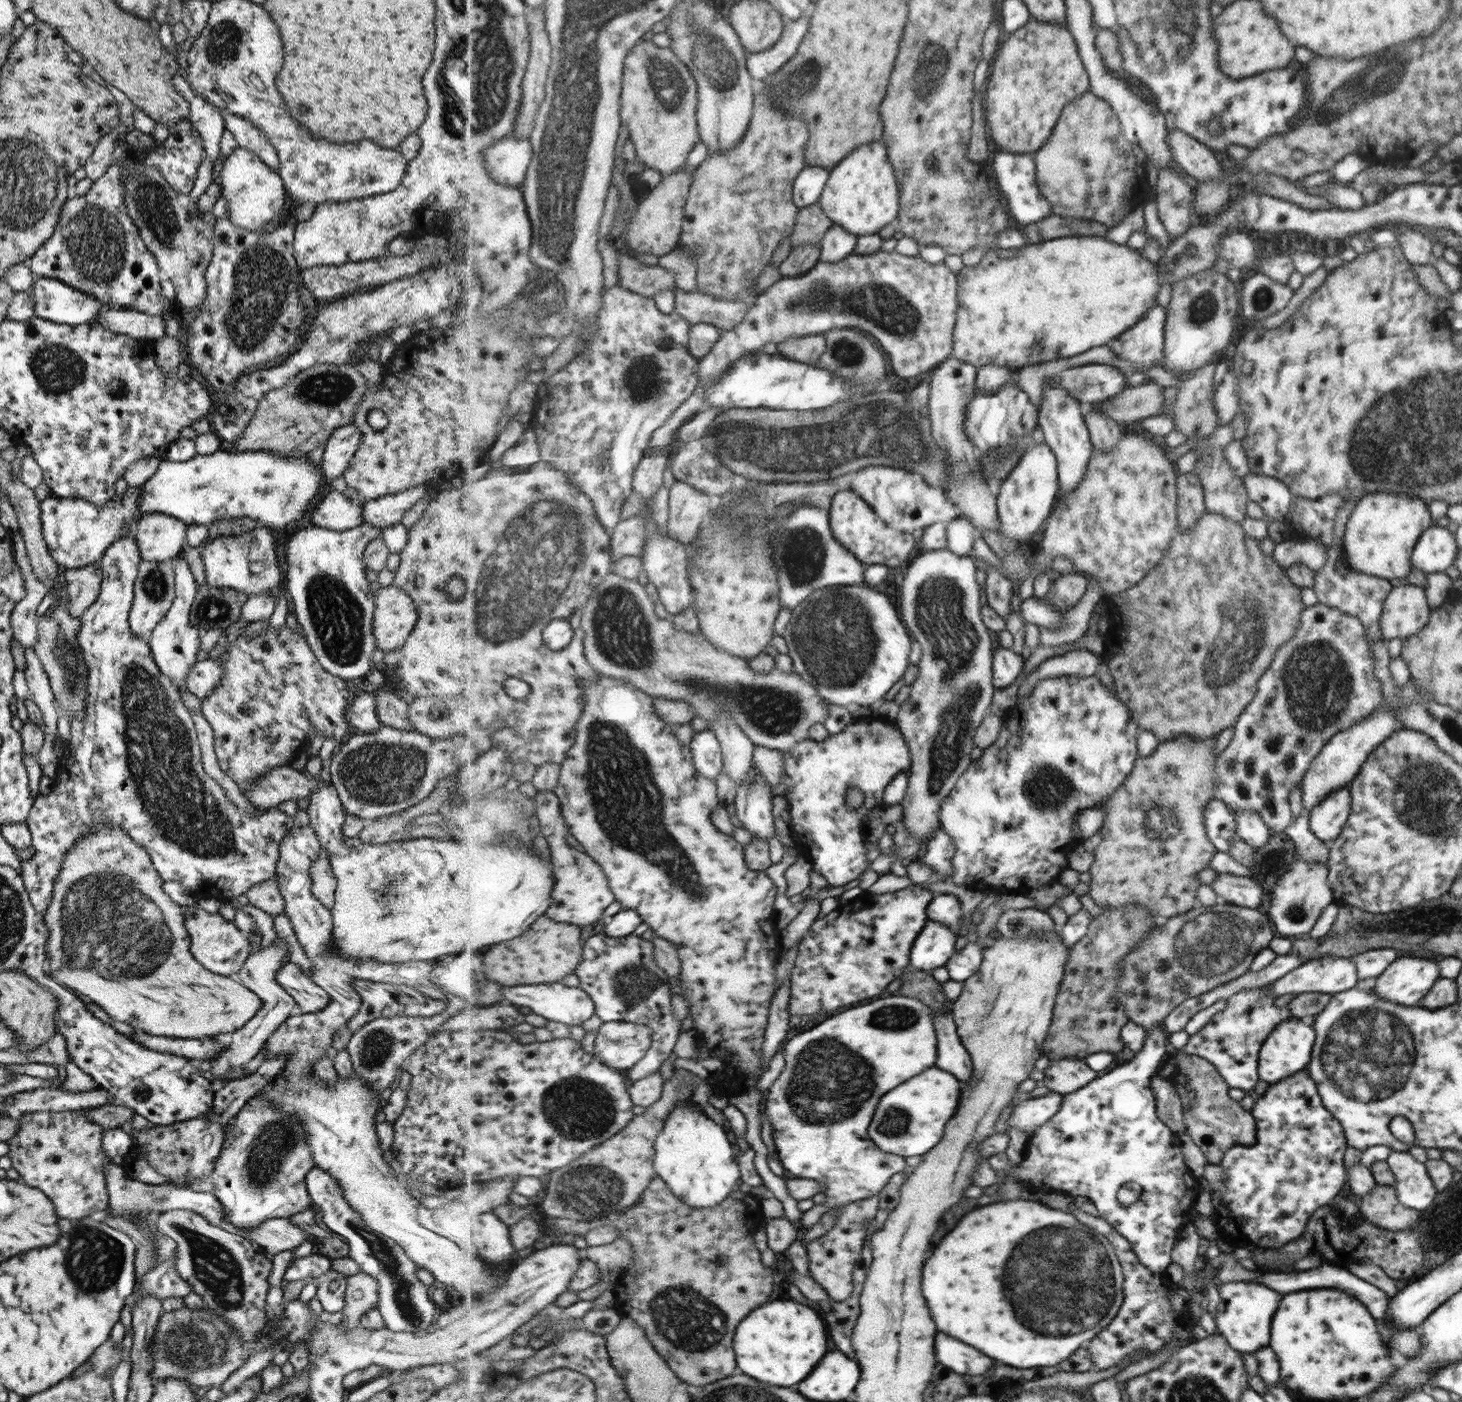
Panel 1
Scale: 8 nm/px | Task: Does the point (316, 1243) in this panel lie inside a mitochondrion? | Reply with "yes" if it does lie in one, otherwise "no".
no

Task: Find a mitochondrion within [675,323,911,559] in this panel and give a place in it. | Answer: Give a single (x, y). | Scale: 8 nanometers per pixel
(846, 352)

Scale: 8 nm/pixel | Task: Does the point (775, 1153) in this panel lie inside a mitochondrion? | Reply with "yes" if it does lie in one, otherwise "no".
no

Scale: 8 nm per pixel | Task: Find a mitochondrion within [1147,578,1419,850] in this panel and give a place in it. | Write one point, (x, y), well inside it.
(1316, 683)

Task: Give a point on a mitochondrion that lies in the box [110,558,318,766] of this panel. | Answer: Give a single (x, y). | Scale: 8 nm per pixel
(211, 609)

